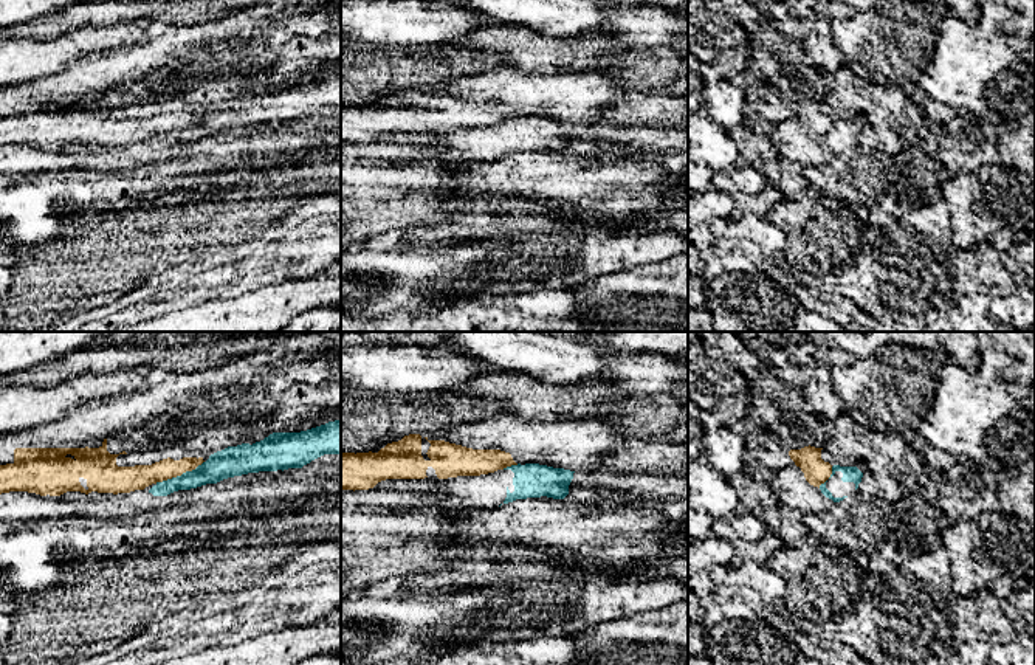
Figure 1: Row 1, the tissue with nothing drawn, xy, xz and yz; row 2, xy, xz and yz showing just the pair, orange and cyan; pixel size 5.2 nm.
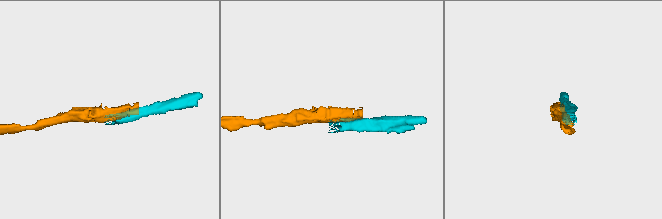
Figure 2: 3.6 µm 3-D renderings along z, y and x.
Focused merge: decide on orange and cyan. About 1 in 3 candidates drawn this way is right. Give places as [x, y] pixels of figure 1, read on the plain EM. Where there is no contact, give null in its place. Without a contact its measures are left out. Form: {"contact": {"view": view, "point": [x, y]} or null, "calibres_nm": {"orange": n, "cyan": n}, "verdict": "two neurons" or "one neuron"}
{"contact": {"view": "xy", "point": [178, 127]}, "calibres_nm": {"orange": 130, "cyan": 150}, "verdict": "two neurons"}

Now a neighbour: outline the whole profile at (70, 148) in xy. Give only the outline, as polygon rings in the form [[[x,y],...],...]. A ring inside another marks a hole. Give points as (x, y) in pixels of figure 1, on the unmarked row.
[[[67,144],[60,149],[50,149],[50,147],[46,147],[46,149],[54,150],[54,152],[70,152],[70,153],[74,153],[74,152],[99,153],[99,152],[113,150],[115,147],[113,146],[98,146],[98,144],[91,144],[88,147],[81,146],[81,144]]]

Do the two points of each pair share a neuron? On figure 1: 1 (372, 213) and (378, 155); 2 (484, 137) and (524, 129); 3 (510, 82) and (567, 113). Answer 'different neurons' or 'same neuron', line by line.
1: same neuron
2: same neuron
3: same neuron

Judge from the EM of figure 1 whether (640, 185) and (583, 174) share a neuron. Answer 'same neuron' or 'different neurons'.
same neuron

